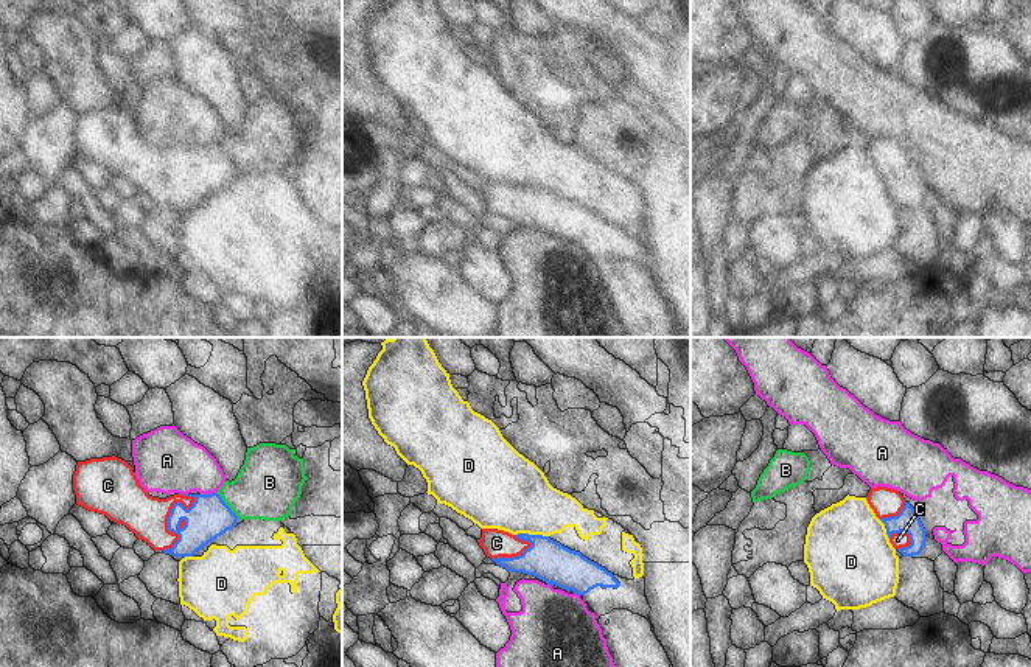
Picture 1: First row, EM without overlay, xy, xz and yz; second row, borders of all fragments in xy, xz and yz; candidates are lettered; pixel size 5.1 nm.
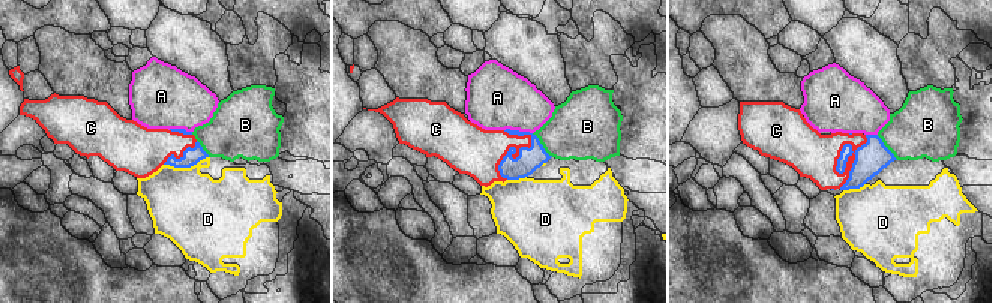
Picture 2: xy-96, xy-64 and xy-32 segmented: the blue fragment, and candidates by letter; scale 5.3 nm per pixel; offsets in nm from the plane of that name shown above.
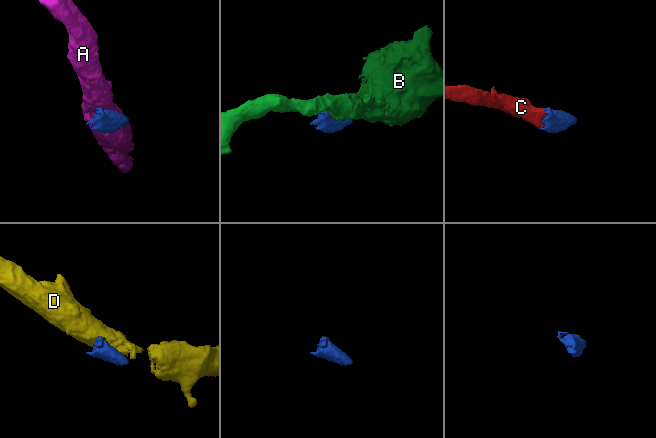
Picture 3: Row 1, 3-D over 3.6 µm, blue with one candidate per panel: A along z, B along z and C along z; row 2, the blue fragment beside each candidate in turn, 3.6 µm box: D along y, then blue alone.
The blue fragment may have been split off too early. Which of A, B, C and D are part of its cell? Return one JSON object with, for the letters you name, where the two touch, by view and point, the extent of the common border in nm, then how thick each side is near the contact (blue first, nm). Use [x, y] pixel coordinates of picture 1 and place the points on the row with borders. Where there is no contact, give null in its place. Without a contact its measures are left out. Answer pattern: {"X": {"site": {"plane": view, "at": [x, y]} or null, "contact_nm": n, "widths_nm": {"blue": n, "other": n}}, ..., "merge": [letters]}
{"C": {"site": {"plane": "xy", "at": [168, 518]}, "contact_nm": 320, "widths_nm": {"blue": 220, "other": 240}}, "merge": ["C"]}

